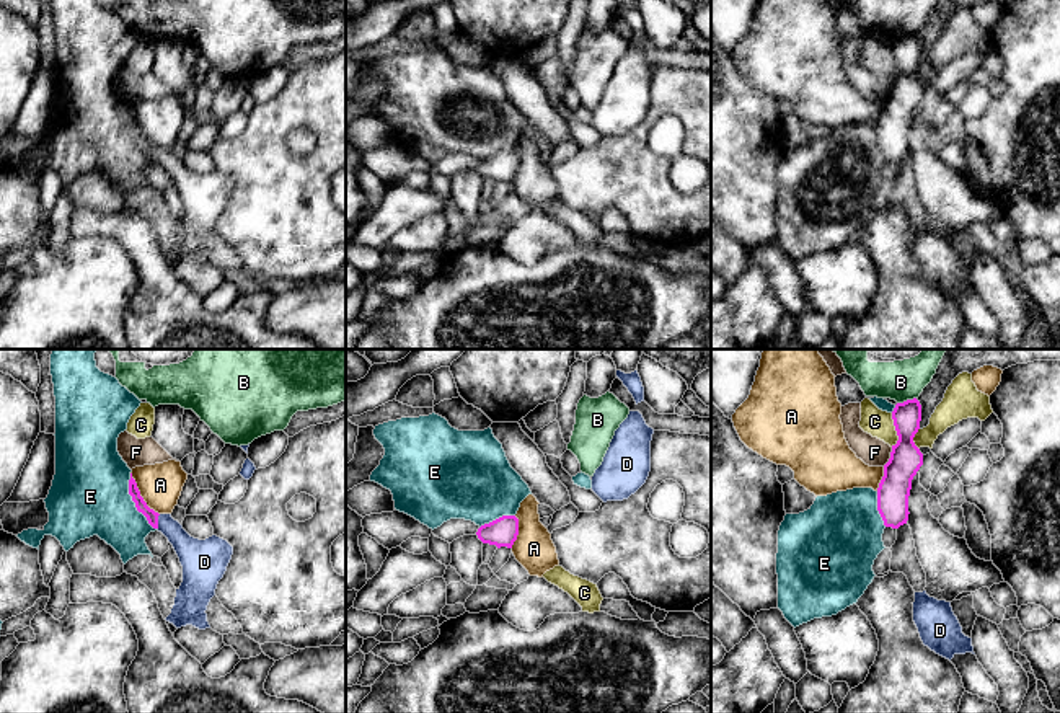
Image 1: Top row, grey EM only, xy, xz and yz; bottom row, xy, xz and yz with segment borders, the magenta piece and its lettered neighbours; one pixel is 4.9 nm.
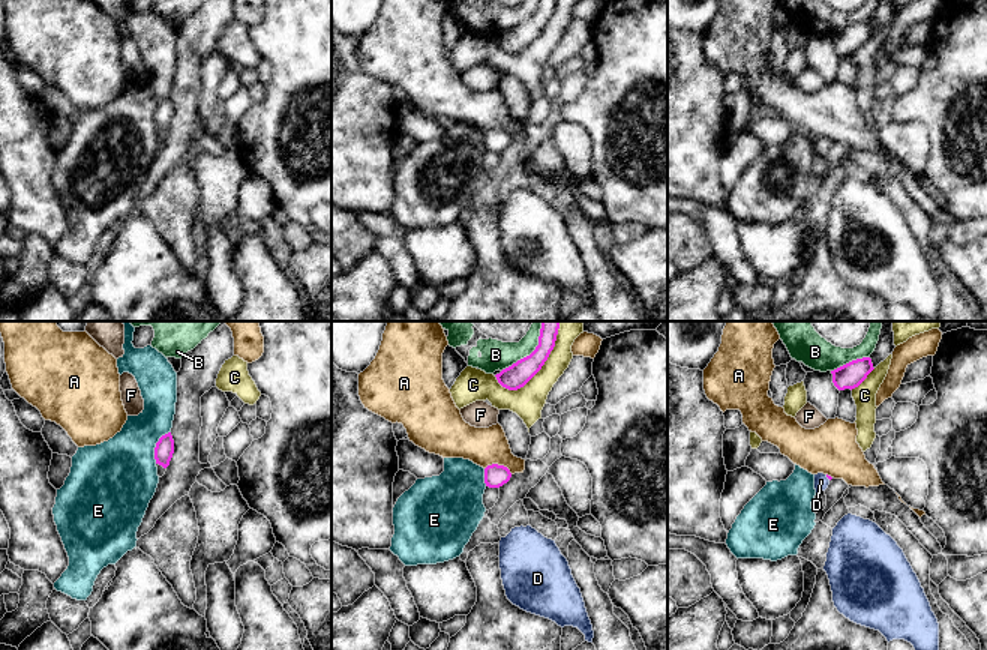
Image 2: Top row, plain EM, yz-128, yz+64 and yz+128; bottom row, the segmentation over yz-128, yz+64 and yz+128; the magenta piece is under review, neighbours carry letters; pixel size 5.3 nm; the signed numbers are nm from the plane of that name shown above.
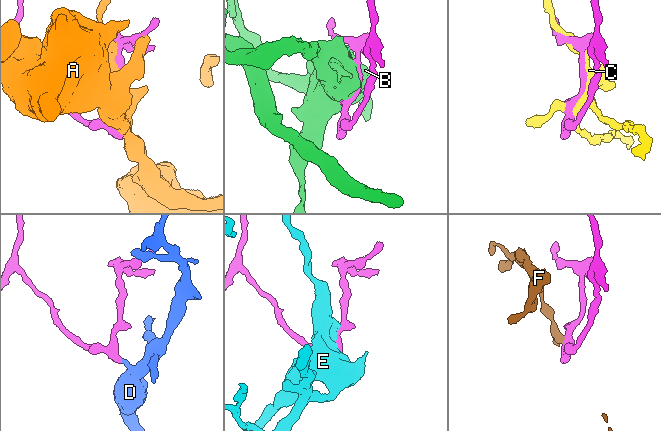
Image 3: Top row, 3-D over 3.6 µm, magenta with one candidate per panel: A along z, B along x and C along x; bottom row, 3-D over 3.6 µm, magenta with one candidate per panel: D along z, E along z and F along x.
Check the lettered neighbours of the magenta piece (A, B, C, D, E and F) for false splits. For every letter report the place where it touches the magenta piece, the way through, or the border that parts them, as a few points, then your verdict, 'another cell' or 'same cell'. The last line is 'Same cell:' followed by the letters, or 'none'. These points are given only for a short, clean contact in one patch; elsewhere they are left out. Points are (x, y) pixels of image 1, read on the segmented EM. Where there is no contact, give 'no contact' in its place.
A: contact xy (139, 495); another cell
B: contact yz (905, 402); another cell
C: contact yz (896, 429); another cell
D: contact xy (157, 522); way xy (141, 504), (157, 522), (194, 555); same cell
E: contact xy (132, 500); another cell
F: contact yz (891, 457); border yz (892, 447), (891, 457), (883, 465); another cell
Same cell: D

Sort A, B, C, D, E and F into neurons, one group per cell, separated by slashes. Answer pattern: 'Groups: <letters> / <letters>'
Groups: A / B / C / D / E / F

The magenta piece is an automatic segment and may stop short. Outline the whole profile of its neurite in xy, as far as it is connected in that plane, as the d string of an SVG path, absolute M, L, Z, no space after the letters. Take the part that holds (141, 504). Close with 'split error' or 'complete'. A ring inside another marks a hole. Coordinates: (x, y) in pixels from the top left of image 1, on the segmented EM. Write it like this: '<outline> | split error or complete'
M129 480L129 494L148 524L161 532L173 545L183 566L183 582L176 589L174 605L165 618L176 628L192 625L199 630L210 628L207 605L215 596L219 581L223 578L233 555L233 547L212 535L205 540L191 537L171 514L158 514L147 506L135 480Z | split error

